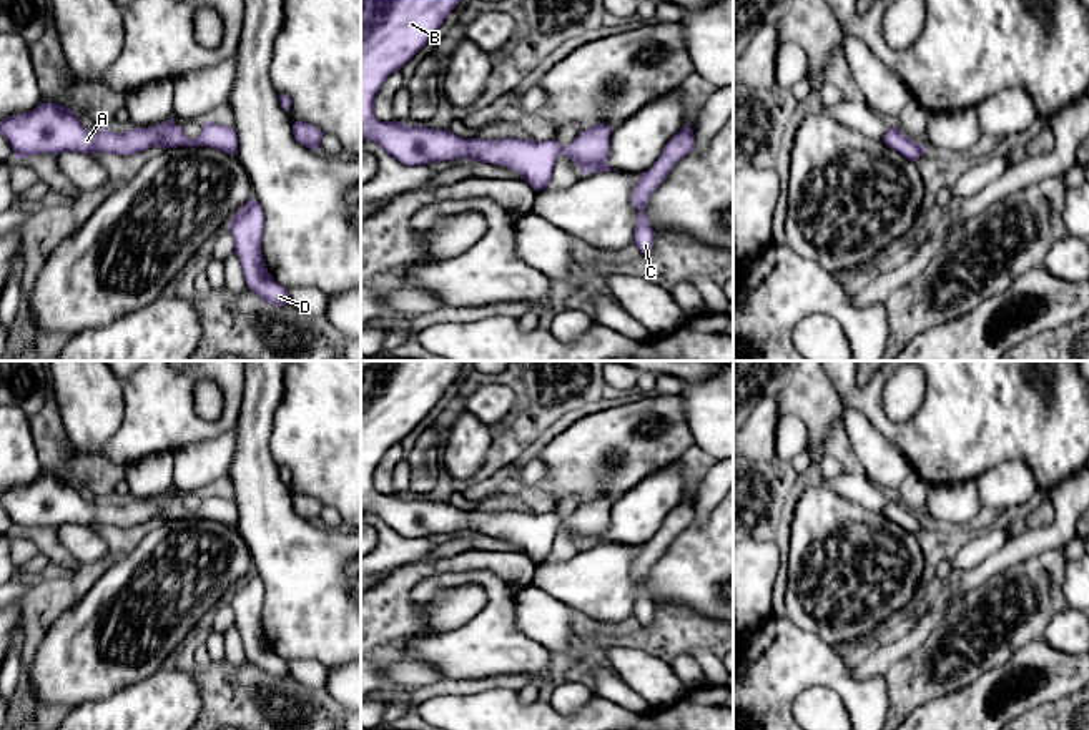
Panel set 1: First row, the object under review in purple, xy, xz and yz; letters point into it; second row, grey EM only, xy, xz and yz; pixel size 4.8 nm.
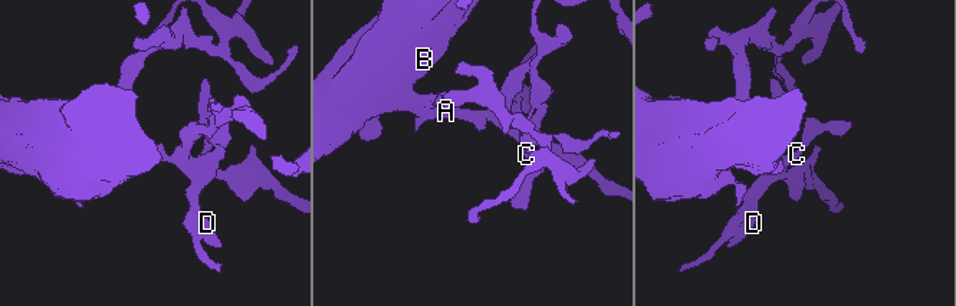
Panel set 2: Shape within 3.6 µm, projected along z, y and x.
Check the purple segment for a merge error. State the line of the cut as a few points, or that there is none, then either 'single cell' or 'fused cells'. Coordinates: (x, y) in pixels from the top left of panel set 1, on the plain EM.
xz (574, 514), (577, 536) | fused cells

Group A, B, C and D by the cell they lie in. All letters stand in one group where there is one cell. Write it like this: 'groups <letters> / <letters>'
groups A B / C D

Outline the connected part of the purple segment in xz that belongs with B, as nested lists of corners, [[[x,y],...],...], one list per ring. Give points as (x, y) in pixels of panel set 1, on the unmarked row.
[[[361,361],[361,514],[377,515],[387,527],[406,539],[431,537],[469,530],[515,542],[535,562],[549,559],[554,539],[564,525],[577,537],[575,515],[562,519],[557,512],[482,512],[462,511],[451,502],[411,499],[401,494],[381,494],[374,489],[374,472],[389,447],[399,444],[437,404],[459,376],[466,361]]]

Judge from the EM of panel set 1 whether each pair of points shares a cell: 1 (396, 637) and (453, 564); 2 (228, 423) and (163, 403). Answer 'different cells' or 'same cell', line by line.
1: same cell
2: same cell

